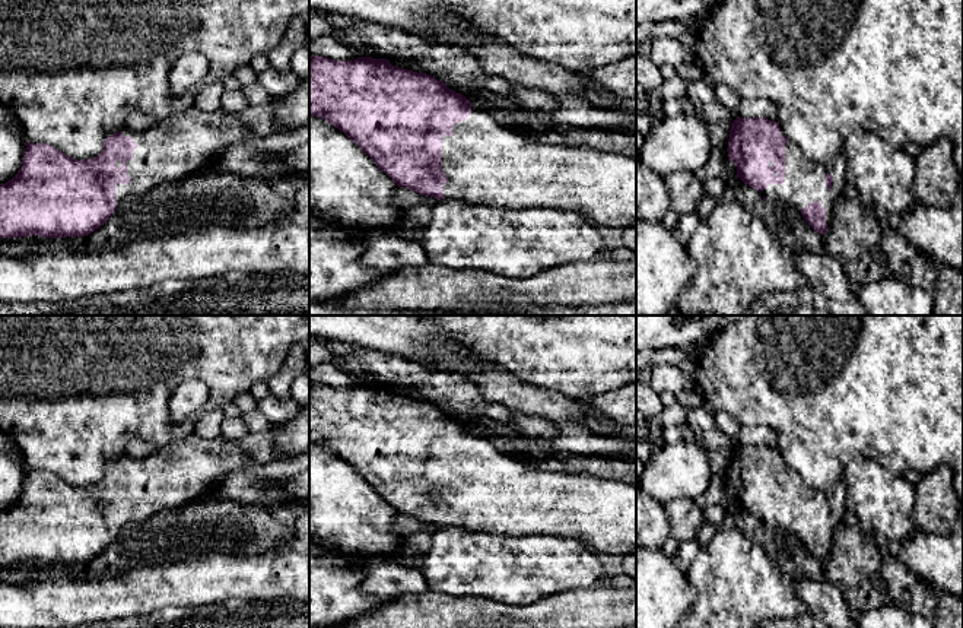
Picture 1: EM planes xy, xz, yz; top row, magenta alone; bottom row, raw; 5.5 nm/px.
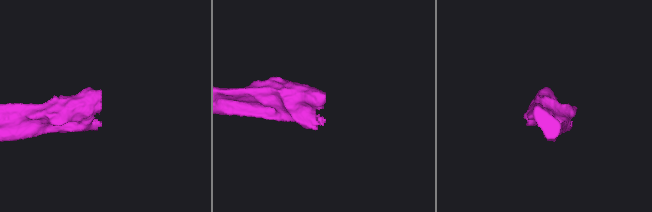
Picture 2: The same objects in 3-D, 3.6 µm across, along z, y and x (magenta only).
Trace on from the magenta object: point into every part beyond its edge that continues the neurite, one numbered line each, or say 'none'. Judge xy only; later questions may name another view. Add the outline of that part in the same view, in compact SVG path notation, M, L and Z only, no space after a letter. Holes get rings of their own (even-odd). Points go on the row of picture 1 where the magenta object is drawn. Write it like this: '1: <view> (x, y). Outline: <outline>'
1: xy (174, 149). Outline: M190 107L146 131L123 131L137 148L127 162L128 184L115 185L115 206L131 196L143 196L160 184L181 183L194 172L217 164L232 145L242 145L254 134L223 110L201 111Z

